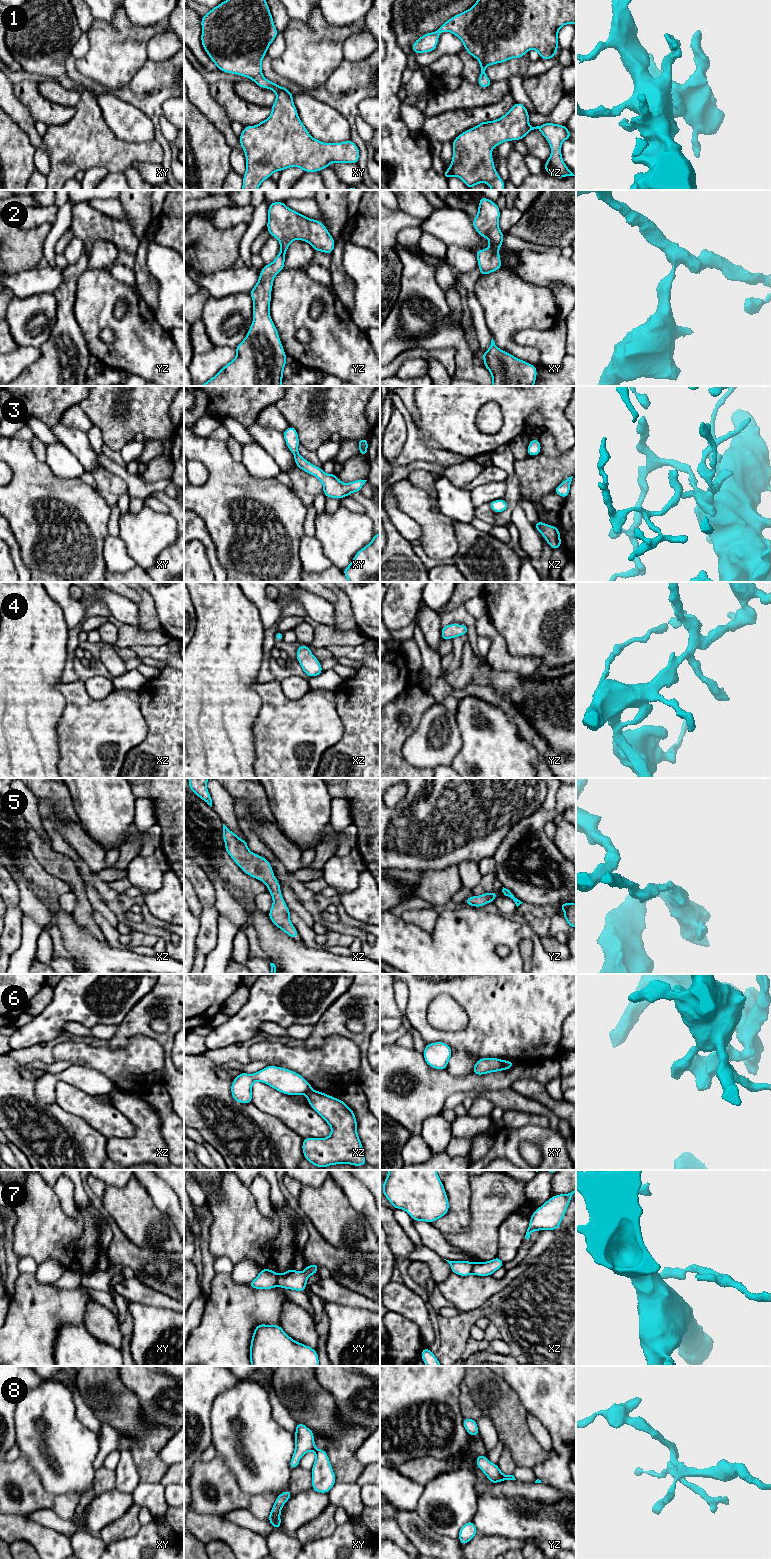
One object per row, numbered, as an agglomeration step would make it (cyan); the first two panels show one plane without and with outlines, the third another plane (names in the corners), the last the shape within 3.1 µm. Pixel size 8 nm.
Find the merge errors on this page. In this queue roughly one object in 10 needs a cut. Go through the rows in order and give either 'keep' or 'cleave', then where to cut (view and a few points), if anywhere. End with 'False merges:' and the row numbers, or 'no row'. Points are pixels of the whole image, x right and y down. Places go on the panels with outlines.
1: keep; cut none
2: keep; cut none
3: keep; cut none
4: keep; cut none
5: keep; cut none
6: cleave; cut xy (503, 1061), (509, 1068)
7: cleave; cut xy (278, 1274), (276, 1285)
8: keep; cut none
False merges: 6, 7

